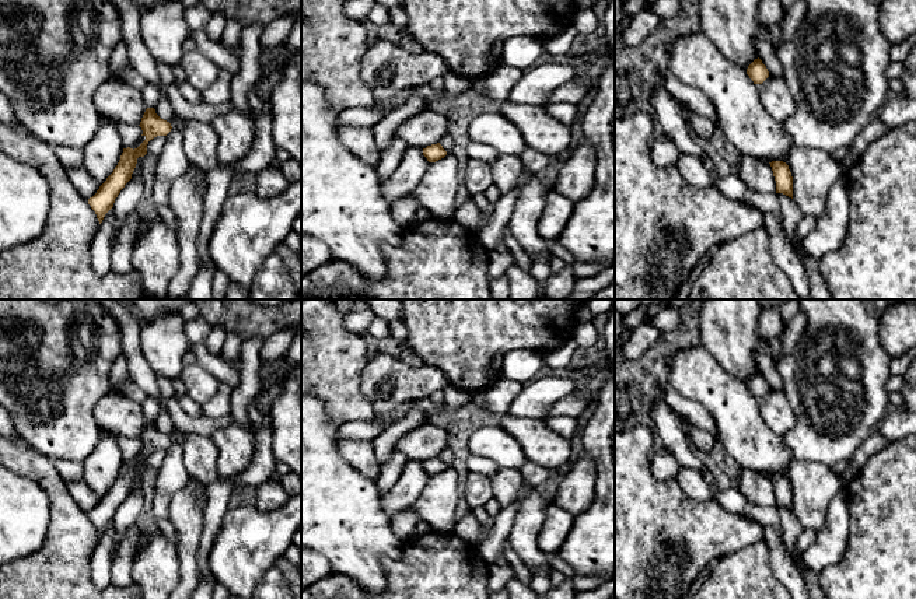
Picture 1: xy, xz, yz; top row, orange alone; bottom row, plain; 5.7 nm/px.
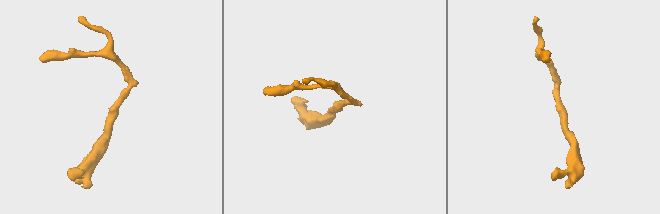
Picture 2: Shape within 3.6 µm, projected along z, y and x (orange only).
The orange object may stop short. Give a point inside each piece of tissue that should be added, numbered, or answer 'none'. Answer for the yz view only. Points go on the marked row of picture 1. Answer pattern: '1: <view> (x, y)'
none

